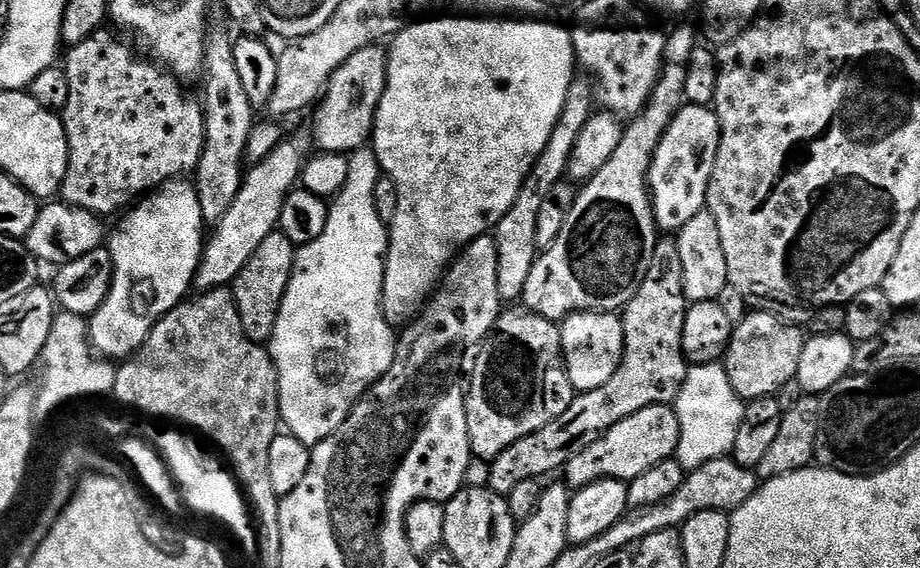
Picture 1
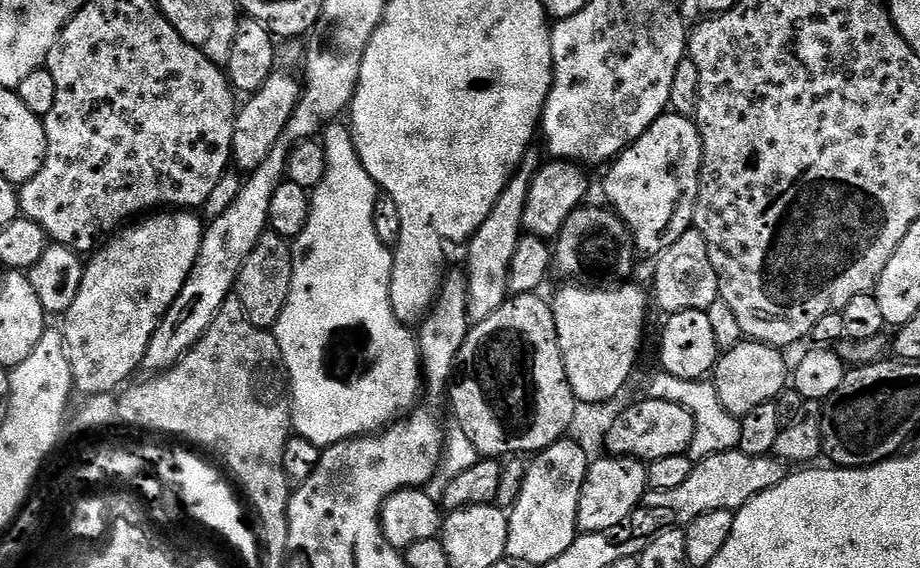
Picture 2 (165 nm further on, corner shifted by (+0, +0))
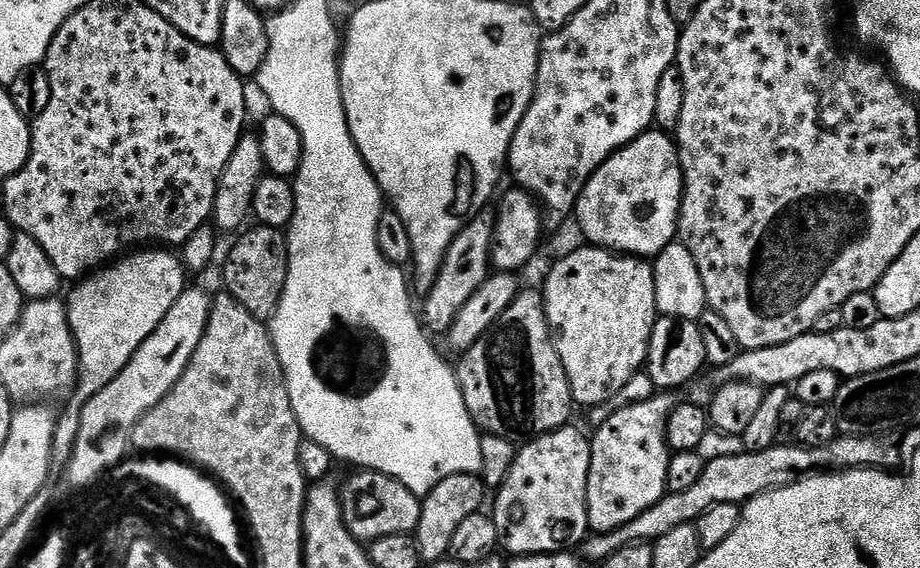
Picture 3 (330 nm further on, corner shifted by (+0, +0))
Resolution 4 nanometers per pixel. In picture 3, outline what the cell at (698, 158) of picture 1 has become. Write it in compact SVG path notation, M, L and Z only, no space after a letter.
M649 130L634 138L589 178L574 209L574 219L585 241L597 248L637 258L654 258L677 239L676 223L680 217L680 199L684 197L684 175L676 150L676 141L667 132Z

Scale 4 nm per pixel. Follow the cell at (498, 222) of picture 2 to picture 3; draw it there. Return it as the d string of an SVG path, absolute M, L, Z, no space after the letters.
M495 211L479 212L457 234L454 242L450 242L450 246L446 250L446 258L436 275L436 281L432 283L432 288L423 297L422 323L429 333L447 334L451 330L451 324L458 317L458 312L462 310L462 306L466 305L466 302L473 297L474 292L486 282L492 268L492 243L494 242L495 225Z

